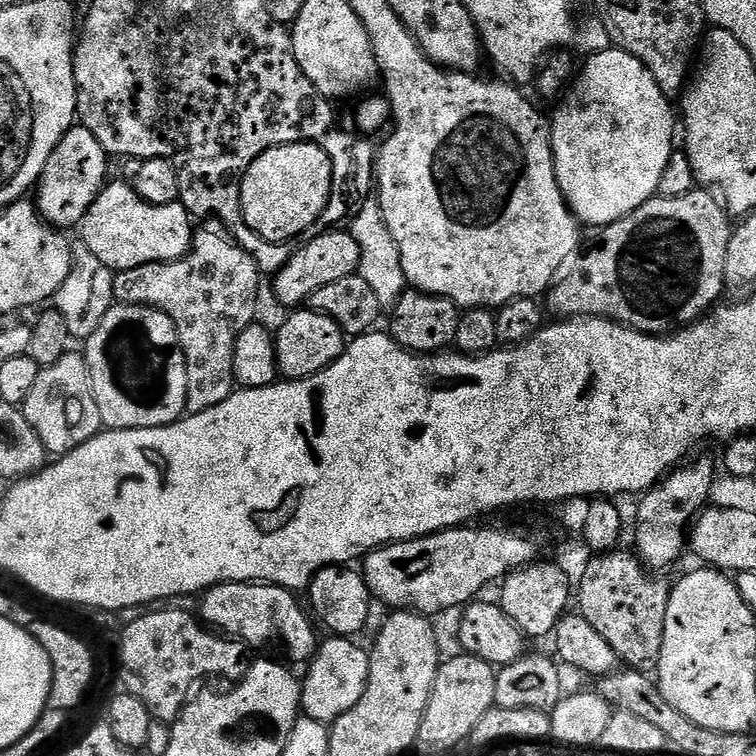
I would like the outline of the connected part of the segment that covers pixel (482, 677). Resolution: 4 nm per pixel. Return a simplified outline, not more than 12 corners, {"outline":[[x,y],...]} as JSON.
{"outline":[[459,654],[436,672],[418,748],[448,752],[496,703],[497,669]]}

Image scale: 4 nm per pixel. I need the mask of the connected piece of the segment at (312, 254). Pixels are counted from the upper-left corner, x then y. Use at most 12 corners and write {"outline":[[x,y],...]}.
{"outline":[[324,230],[275,273],[284,304],[357,275],[351,231]]}

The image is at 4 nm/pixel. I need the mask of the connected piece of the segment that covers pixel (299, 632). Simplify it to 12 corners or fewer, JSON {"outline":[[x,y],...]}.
{"outline":[[215,584],[198,616],[252,650],[277,636],[308,662],[318,637],[295,591]]}

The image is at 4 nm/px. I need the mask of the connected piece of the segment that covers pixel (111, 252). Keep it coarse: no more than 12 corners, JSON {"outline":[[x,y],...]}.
{"outline":[[105,183],[78,228],[105,269],[182,259],[193,215]]}

